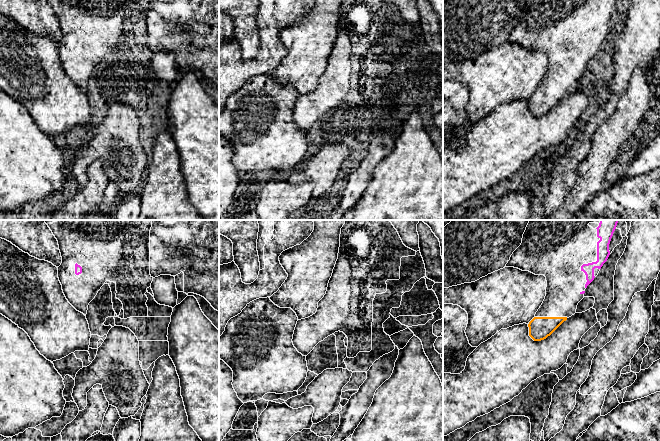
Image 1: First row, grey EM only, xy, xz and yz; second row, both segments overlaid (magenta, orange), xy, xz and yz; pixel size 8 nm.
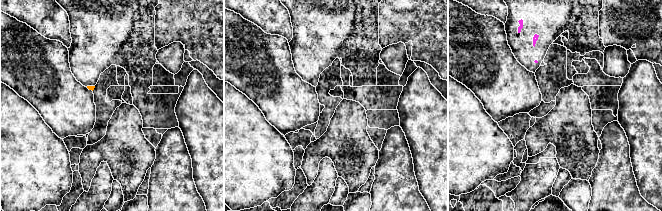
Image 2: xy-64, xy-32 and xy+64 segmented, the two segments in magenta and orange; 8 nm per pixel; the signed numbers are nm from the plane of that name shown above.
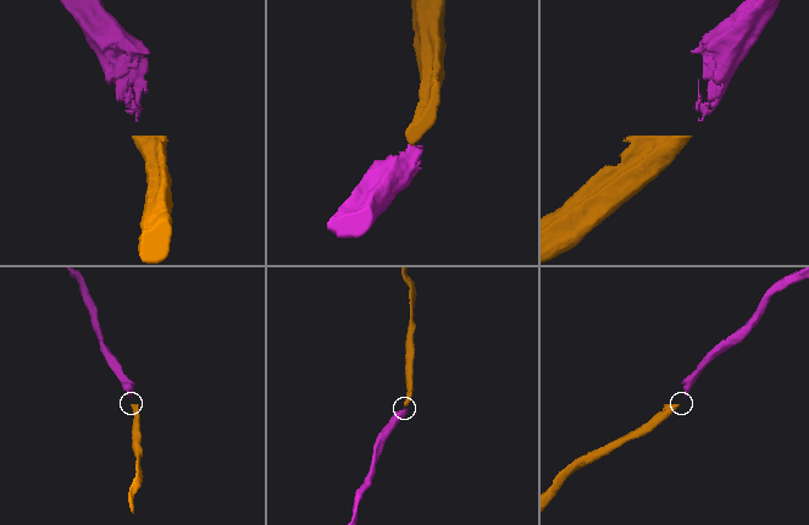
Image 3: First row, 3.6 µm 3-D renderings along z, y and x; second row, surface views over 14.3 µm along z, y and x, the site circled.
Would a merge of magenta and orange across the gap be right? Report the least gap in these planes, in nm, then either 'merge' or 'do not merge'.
220 nm | merge

